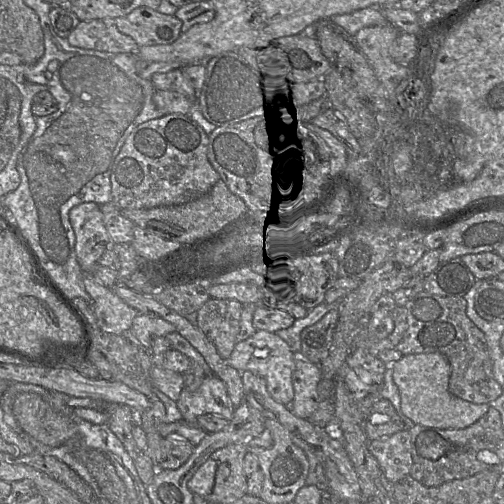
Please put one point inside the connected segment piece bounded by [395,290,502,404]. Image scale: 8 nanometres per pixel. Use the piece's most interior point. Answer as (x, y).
(435, 323)

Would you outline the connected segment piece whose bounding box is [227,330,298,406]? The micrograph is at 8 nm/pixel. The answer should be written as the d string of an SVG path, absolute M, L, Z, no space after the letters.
M257 330L251 337L236 343L227 361L240 372L250 371L264 378L270 396L276 402L289 406L294 398L292 374L296 355L276 333Z

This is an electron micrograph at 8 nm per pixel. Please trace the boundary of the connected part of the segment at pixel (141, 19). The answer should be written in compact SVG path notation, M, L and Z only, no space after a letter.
M139 7L114 20L119 32L131 37L138 48L168 45L175 42L181 34L182 22L179 19L148 7Z

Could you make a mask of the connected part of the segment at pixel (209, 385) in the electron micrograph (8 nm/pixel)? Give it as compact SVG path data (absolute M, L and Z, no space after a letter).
M215 374L207 375L194 392L184 388L177 406L188 423L196 423L196 419L204 414L215 414L230 421L235 410L225 383Z

